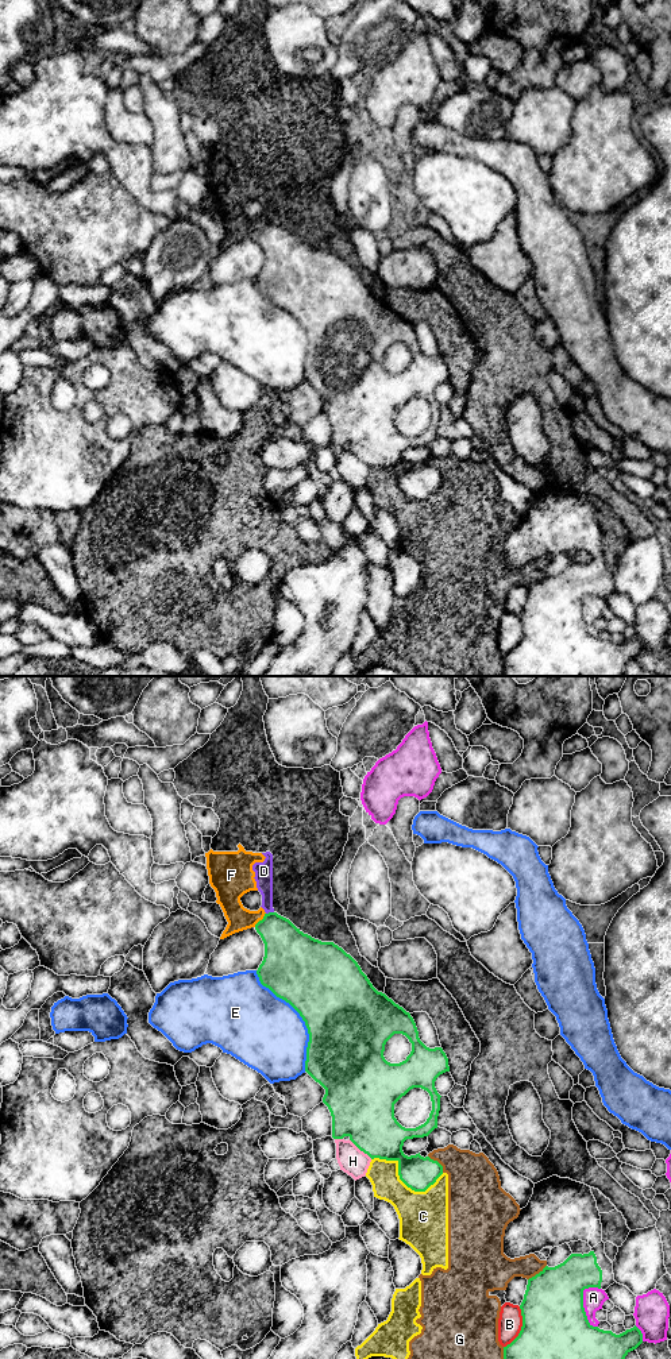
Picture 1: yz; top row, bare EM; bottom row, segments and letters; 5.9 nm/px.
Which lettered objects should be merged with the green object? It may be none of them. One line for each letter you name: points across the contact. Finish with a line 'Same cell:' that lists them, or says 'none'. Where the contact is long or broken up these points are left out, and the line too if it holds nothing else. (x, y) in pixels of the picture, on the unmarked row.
Same cell: none

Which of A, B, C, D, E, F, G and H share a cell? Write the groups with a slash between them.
A / B / C G / D F / E / H

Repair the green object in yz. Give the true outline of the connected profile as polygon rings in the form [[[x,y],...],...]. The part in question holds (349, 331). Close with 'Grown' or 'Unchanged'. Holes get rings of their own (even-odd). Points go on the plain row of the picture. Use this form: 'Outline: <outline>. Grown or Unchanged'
Outline: [[[277,221],[265,223],[263,228],[255,233],[255,239],[265,252],[265,266],[257,279],[261,293],[289,312],[308,337],[305,381],[325,398],[323,412],[332,425],[332,447],[348,445],[371,468],[397,470],[400,489],[414,501],[425,501],[443,483],[443,475],[429,466],[421,466],[420,462],[408,466],[404,463],[402,455],[406,448],[428,445],[437,437],[441,405],[435,397],[435,390],[440,383],[450,381],[446,362],[441,356],[427,356],[419,347],[410,323],[385,302],[378,301],[358,271],[333,251],[321,251],[304,243]],[[394,343],[405,344],[412,352],[410,363],[400,372],[390,372],[383,366],[385,354]],[[413,397],[421,397],[429,402],[432,420],[424,433],[405,437],[394,426],[394,413]]]. Unchanged

